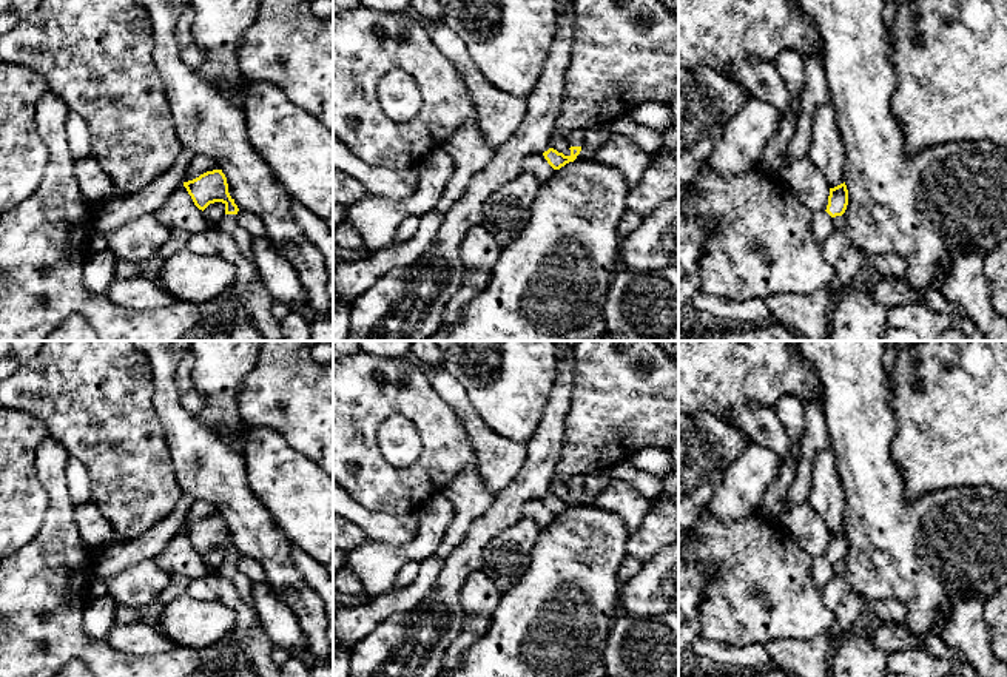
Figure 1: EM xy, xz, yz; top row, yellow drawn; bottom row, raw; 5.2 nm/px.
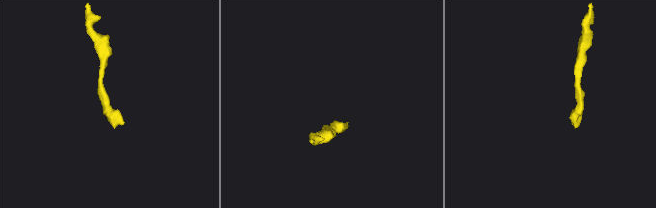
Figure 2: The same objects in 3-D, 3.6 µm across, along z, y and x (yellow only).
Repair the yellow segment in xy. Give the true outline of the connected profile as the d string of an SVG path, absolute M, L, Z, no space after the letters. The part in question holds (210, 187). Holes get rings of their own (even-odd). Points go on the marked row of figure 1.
M222 170L207 171L193 180L184 182L184 187L194 205L202 211L214 202L222 202L225 205L225 214L216 228L230 234L242 254L254 264L253 236L237 222L236 214L239 208L228 193L227 177Z

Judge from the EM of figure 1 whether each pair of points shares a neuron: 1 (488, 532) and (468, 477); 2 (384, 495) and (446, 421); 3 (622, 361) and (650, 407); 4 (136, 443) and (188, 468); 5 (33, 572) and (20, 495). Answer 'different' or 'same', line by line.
1: different
2: same
3: same
4: different
5: different

